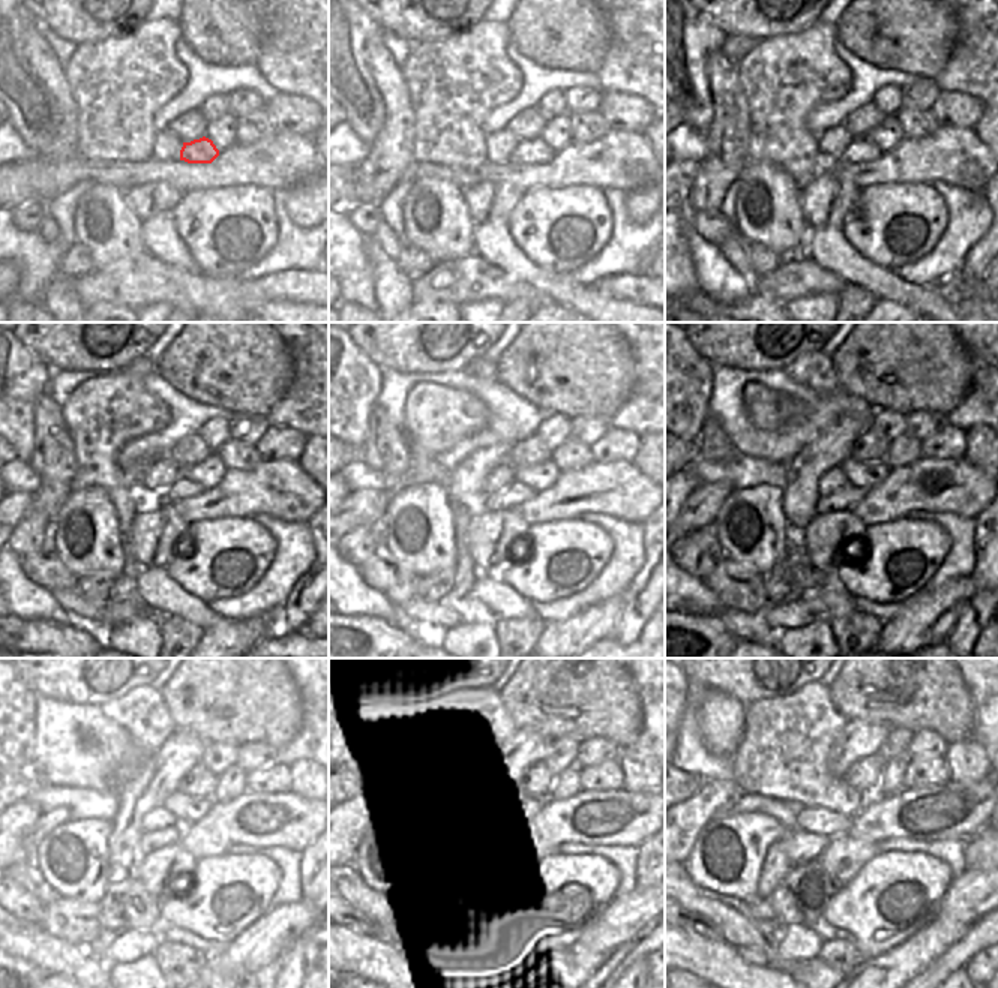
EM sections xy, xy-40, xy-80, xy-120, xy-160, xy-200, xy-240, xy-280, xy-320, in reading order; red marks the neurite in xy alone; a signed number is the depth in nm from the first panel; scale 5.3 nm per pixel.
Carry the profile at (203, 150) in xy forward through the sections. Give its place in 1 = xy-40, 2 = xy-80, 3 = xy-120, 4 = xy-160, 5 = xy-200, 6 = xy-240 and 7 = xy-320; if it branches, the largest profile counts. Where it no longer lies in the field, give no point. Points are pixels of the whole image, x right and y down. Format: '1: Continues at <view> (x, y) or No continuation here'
1: Continues at xy-40 (527, 150)
2: Continues at xy-80 (860, 150)
3: Continues at xy-120 (183, 488)
4: Continues at xy-160 (515, 494)
5: Continues at xy-200 (844, 499)
6: Continues at xy-240 (171, 835)
7: Continues at xy-320 (826, 840)

